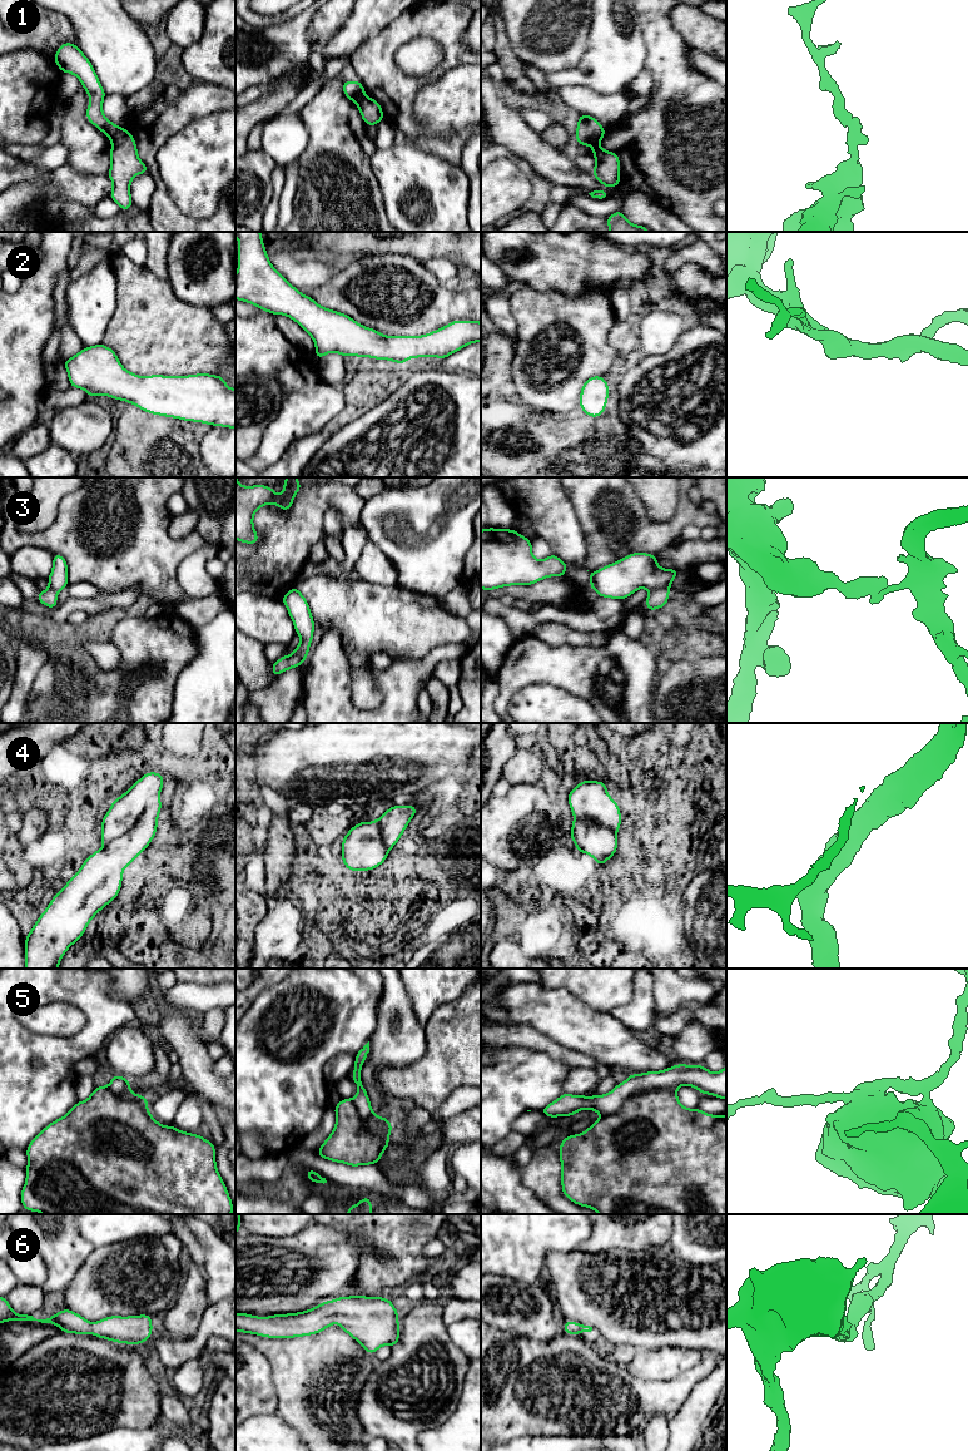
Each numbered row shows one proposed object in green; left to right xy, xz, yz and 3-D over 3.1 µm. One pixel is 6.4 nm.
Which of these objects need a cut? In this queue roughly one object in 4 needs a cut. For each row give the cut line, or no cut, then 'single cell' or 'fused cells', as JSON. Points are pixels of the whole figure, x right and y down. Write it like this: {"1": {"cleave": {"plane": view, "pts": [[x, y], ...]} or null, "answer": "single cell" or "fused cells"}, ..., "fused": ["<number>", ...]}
{"1": {"cleave": {"plane": "yz", "pts": [[605, 130], [591, 145]]}, "answer": "fused cells"}, "2": {"cleave": null, "answer": "single cell"}, "3": {"cleave": {"plane": "yz", "pts": [[669, 588], [656, 588], [650, 592]]}, "answer": "fused cells"}, "4": {"cleave": null, "answer": "single cell"}, "5": {"cleave": null, "answer": "single cell"}, "6": {"cleave": null, "answer": "single cell"}, "fused": ["1", "3"]}

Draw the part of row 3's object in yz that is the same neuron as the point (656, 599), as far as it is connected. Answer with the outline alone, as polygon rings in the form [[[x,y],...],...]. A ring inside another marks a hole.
[[[666,588],[650,591],[645,600],[647,609],[650,611],[654,611],[655,609],[665,608],[669,600],[669,593],[670,593],[670,589],[666,589]]]

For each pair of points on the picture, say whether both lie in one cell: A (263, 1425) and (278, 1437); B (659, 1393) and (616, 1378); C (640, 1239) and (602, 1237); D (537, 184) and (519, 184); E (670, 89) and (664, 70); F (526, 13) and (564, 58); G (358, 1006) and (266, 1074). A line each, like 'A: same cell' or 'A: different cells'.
A: same cell
B: same cell
C: same cell
D: different cells
E: same cell
F: same cell
G: same cell

